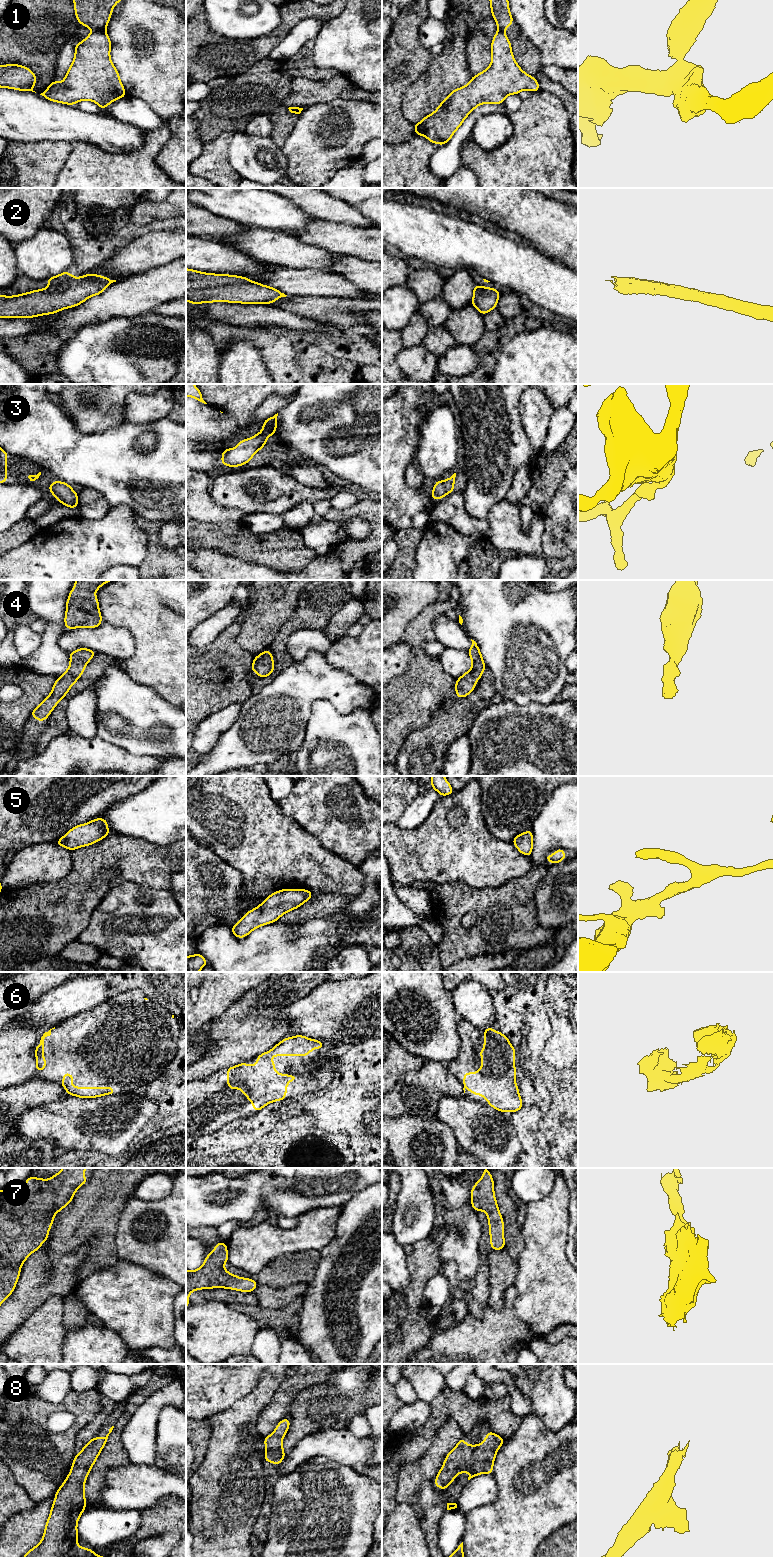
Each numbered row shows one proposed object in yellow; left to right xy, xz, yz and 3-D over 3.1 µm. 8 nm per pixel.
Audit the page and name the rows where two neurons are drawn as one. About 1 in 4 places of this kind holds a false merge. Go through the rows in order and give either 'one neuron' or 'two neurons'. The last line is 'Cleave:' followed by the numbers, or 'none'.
1: two neurons
2: one neuron
3: one neuron
4: one neuron
5: one neuron
6: one neuron
7: one neuron
8: one neuron
Cleave: 1

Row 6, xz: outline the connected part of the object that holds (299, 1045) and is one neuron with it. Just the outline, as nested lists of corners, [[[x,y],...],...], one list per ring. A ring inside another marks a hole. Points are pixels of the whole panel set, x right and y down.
[[[296,1035],[284,1038],[271,1050],[257,1056],[256,1065],[243,1062],[227,1068],[227,1086],[229,1089],[241,1089],[243,1095],[253,1103],[253,1110],[258,1112],[273,1101],[286,1099],[287,1084],[297,1081],[296,1075],[275,1072],[271,1056],[309,1056],[312,1049],[320,1049],[324,1042]]]

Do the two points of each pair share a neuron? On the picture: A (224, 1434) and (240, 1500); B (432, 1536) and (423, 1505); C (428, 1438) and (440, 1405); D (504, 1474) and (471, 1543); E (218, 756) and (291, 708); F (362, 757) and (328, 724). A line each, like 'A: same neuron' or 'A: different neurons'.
A: same neuron
B: same neuron
C: same neuron
D: same neuron
E: same neuron
F: same neuron

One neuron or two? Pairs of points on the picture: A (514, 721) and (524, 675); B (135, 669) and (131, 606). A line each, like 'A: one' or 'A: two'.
A: two
B: one

